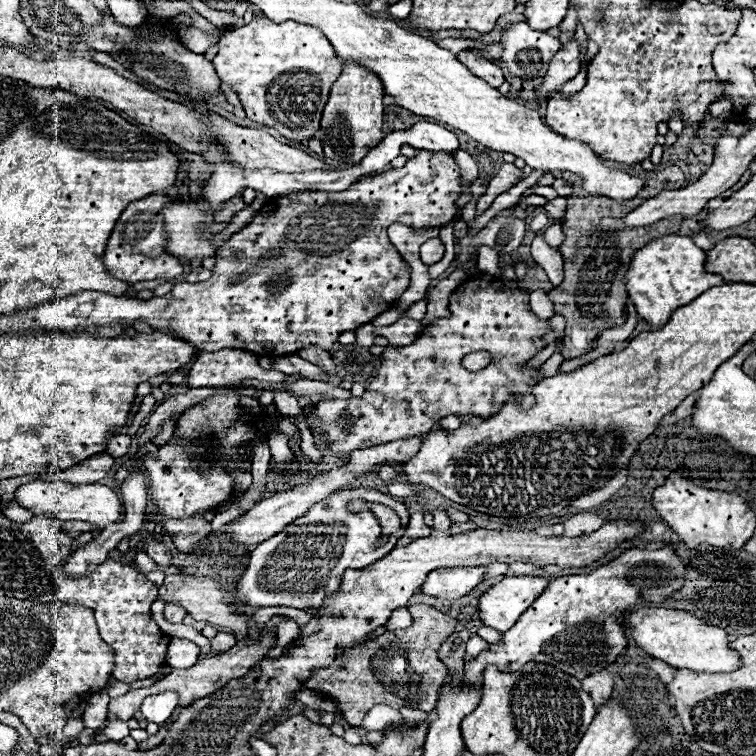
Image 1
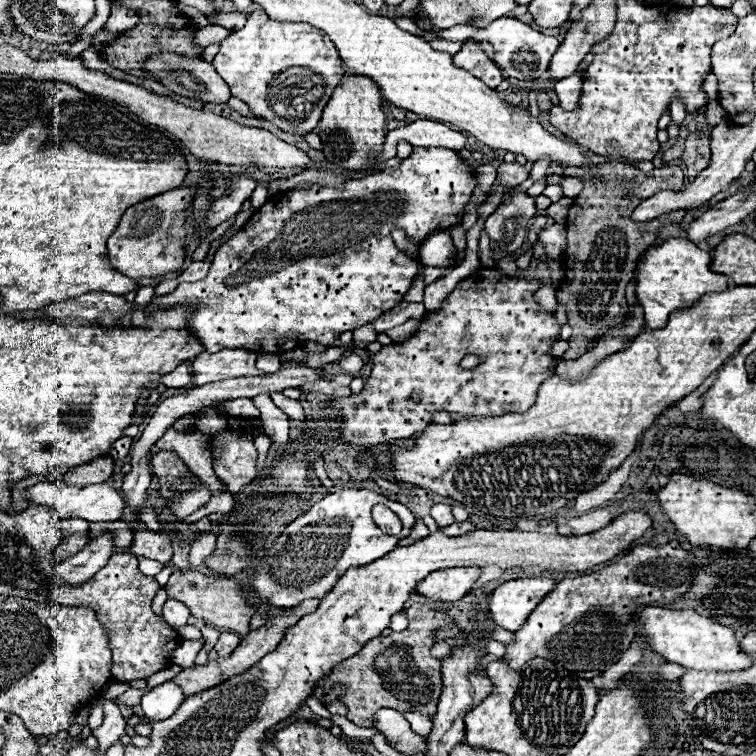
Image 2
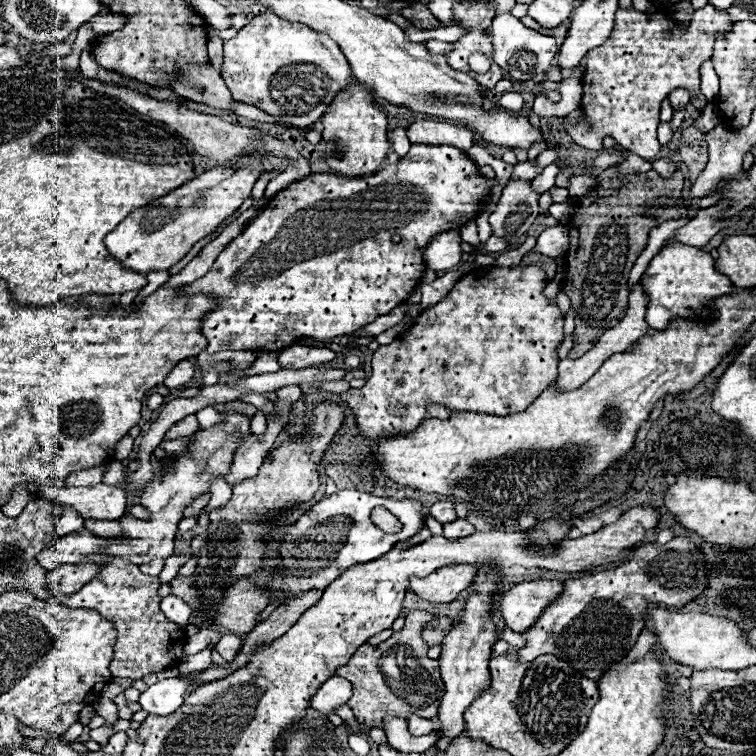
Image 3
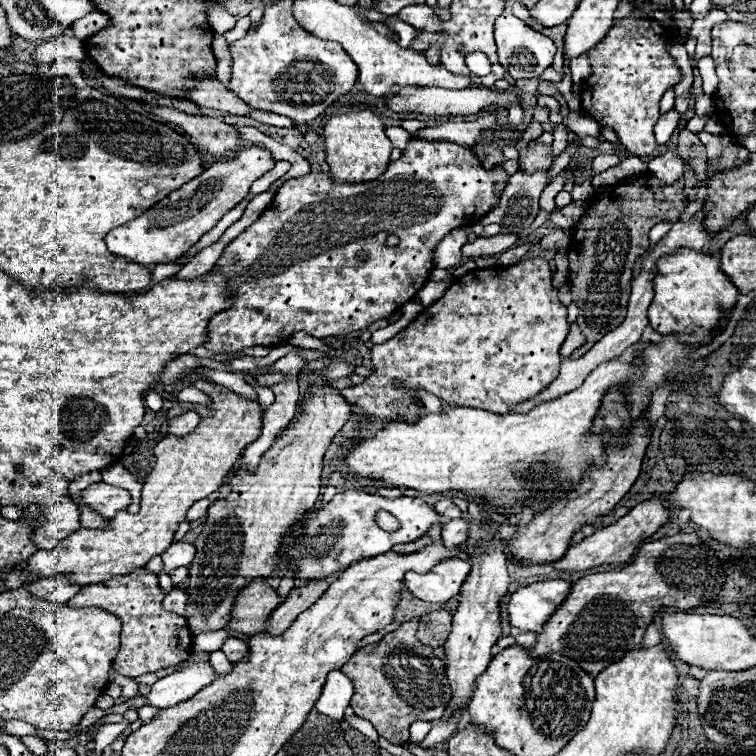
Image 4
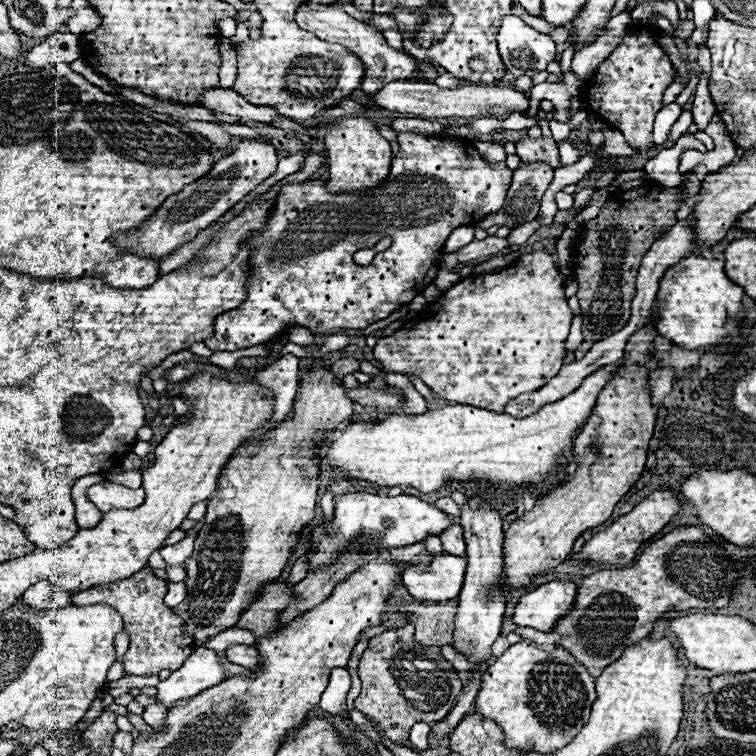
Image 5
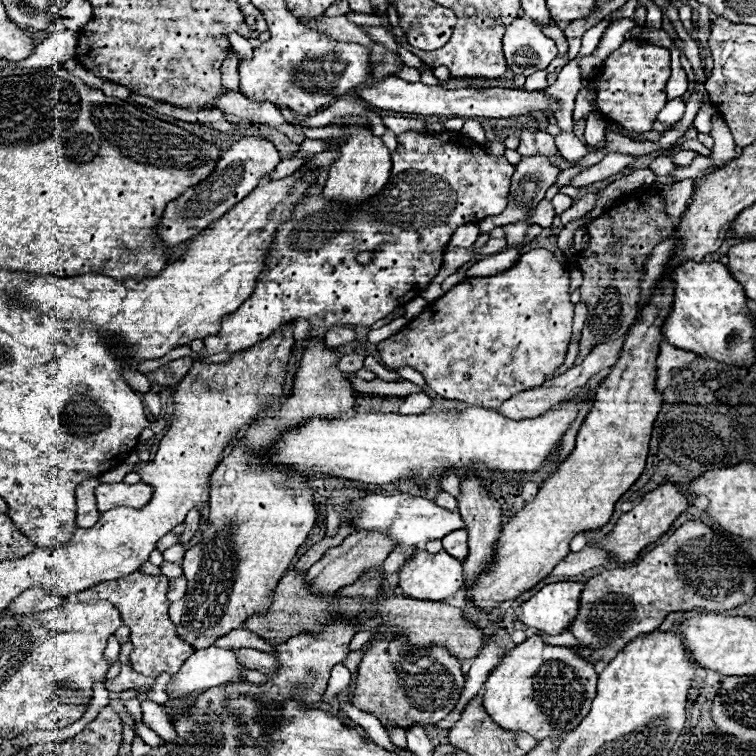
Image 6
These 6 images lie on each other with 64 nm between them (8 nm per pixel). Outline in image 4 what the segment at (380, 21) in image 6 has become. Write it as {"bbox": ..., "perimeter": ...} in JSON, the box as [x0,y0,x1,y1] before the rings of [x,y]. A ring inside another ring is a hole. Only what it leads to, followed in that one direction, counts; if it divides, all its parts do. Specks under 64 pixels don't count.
{"bbox":[384,18,418,48],"perimeter":[[[390,18],[390,20],[384,20],[386,24],[392,24],[392,28],[396,28],[396,32],[398,32],[398,36],[400,36],[400,44],[404,44],[404,48],[408,48],[410,46],[410,42],[416,38],[416,34],[418,34],[418,30],[416,28],[412,28],[410,24],[406,24],[406,22],[402,22],[402,20],[398,20],[398,18]]]}

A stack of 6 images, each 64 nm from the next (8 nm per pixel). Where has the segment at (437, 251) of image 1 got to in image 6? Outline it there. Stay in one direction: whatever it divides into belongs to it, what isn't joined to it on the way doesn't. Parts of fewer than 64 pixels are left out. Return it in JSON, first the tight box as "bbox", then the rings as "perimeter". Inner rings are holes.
{"bbox":[448,224,480,248],"perimeter":[[[464,224],[464,226],[460,226],[460,228],[452,234],[452,238],[450,238],[450,242],[448,242],[448,248],[454,248],[454,246],[468,248],[468,246],[474,244],[474,240],[478,238],[478,234],[480,234],[480,230],[478,230],[476,224]]]}

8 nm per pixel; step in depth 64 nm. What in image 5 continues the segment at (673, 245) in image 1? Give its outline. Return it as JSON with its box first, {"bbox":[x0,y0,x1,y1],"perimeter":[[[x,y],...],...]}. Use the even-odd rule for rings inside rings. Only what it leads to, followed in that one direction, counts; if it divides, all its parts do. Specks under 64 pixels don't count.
{"bbox":[652,254,742,350],"perimeter":[[[690,254],[678,264],[666,268],[664,276],[660,278],[658,296],[652,306],[656,330],[660,336],[686,350],[698,350],[706,346],[720,348],[724,344],[742,346],[740,324],[734,320],[742,310],[742,296],[742,288],[726,276],[722,260],[708,260],[704,256]]]}

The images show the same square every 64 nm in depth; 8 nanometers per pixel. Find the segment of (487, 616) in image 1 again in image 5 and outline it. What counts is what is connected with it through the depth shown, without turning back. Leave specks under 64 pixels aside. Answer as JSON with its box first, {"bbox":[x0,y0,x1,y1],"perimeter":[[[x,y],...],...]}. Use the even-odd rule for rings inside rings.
{"bbox":[514,582,576,632],"perimeter":[[[546,582],[528,594],[520,596],[514,606],[514,624],[524,628],[534,628],[540,632],[550,632],[556,618],[572,608],[576,596],[576,584],[572,582]]]}

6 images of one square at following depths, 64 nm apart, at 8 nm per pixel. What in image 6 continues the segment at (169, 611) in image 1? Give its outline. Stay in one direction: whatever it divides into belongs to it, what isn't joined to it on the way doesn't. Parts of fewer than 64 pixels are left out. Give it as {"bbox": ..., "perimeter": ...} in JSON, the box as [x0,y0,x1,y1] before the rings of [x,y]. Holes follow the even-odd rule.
{"bbox":[168,578,186,602],"perimeter":[[[178,578],[178,580],[170,580],[170,590],[168,590],[168,600],[176,602],[180,598],[184,598],[186,594],[186,578]]]}

